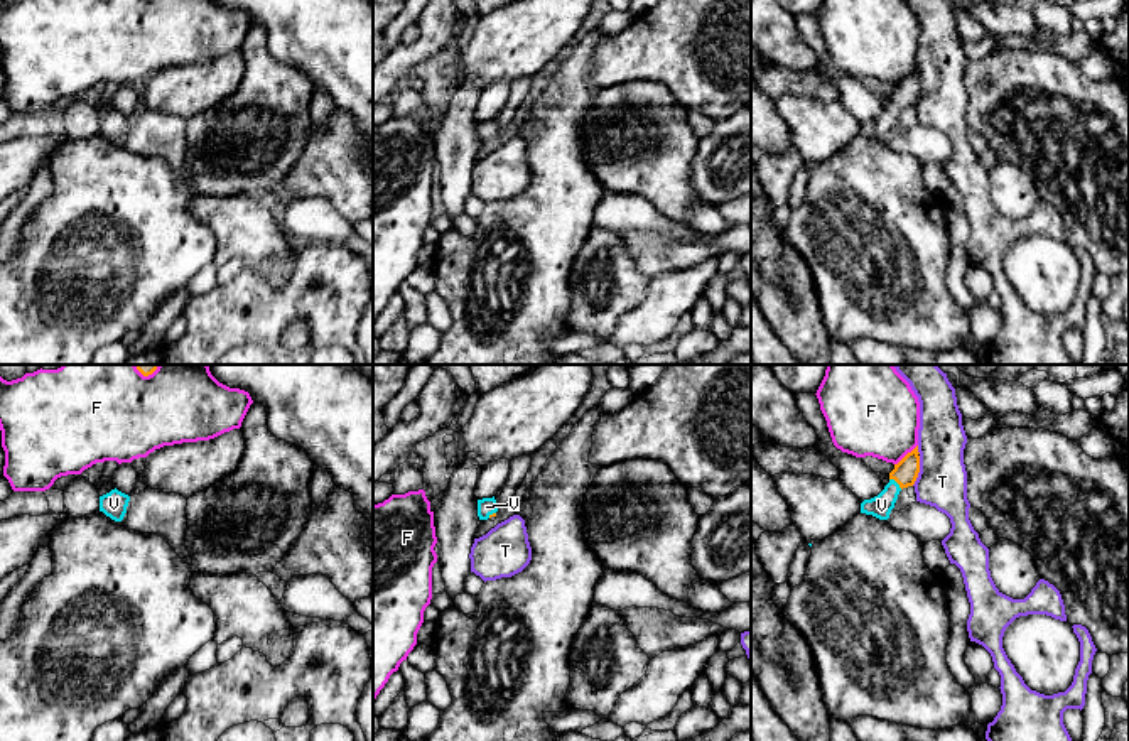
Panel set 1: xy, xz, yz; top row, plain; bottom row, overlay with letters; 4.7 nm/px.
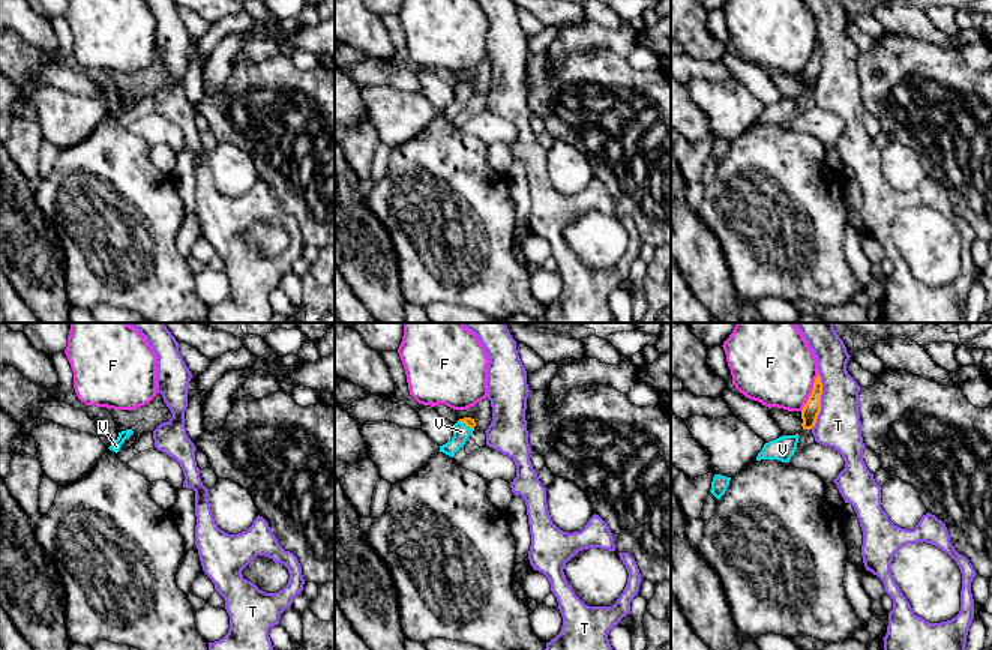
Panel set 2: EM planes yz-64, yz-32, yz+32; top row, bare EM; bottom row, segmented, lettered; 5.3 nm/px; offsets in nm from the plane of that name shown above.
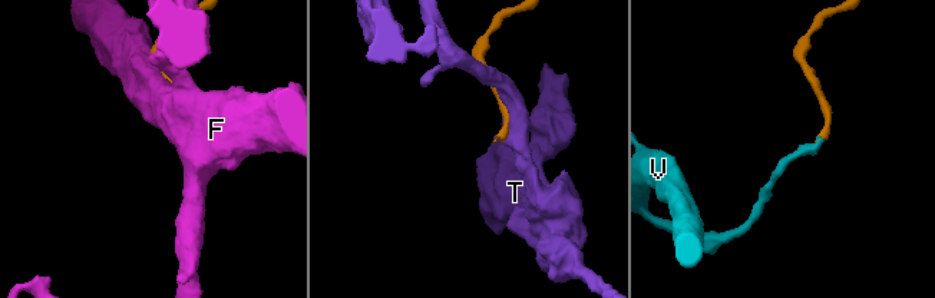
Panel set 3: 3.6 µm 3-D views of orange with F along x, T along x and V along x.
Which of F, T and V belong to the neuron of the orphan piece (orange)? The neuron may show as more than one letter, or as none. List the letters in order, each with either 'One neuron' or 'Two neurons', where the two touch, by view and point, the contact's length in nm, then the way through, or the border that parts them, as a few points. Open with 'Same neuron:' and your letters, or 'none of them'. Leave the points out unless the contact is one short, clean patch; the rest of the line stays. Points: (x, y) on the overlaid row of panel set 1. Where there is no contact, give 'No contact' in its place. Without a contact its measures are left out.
Same neuron: V
F: Two neurons. Touches orange at yz (907, 454). Shared border 150 nm
T: Two neurons. Touches orange at yz (918, 471). Shared border 150 nm
V: One neuron. Touches orange at yz (896, 481). Shared border 80 nm. Path across: yz (905, 473), (896, 481), (881, 505)

